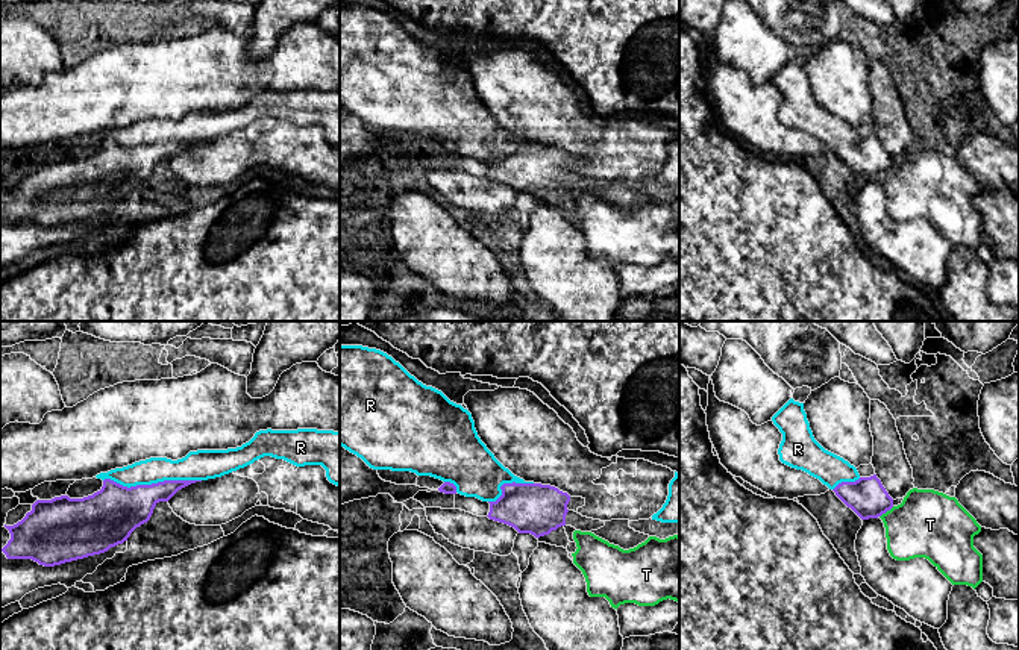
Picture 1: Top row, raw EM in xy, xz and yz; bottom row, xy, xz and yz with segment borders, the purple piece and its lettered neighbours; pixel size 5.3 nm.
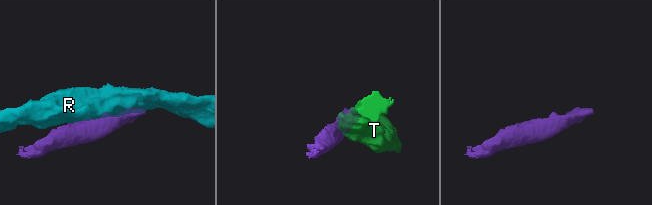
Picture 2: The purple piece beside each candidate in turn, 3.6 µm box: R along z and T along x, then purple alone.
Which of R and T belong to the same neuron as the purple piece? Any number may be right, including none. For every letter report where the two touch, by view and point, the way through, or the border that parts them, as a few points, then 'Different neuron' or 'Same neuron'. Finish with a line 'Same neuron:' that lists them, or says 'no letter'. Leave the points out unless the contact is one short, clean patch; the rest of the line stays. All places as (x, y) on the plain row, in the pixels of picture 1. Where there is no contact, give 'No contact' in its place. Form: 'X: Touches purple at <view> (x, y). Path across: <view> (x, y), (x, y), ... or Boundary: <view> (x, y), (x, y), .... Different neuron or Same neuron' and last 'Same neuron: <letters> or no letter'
R: Touches purple at xy (152, 144). Different neuron
T: Touches purple at yz (886, 171). Boundary: yz (893, 167), (880, 178). Different neuron
Same neuron: no letter

